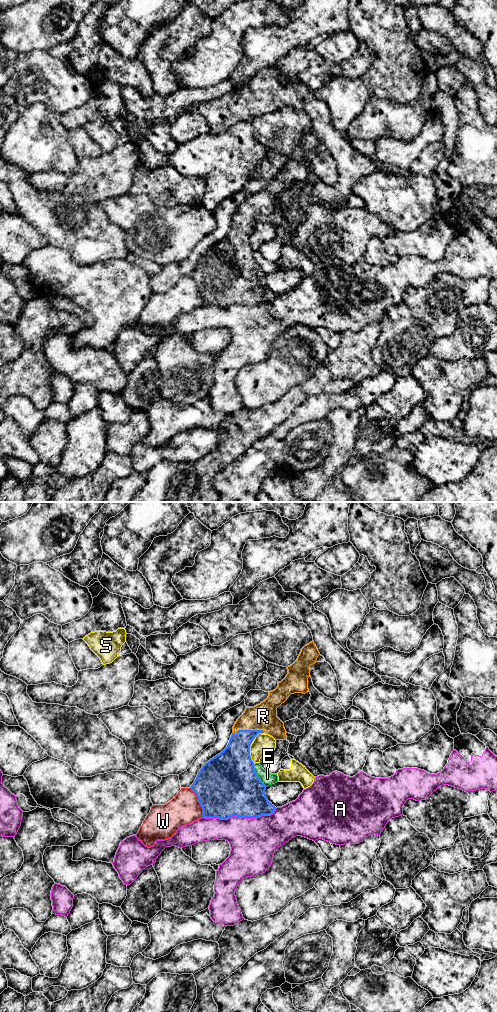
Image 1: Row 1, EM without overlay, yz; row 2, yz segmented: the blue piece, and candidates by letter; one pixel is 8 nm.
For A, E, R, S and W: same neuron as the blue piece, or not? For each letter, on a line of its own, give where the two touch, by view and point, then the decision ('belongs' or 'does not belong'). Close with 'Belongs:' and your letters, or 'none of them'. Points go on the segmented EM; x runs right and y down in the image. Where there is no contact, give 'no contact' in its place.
A: meets blue in yz at (240, 816); does not belong
E: meets blue in yz at (257, 775); does not belong
R: meets blue in yz at (249, 730); belongs
S: meets blue in yz at (249, 755); does not belong
W: meets blue in yz at (199, 802); does not belong
Belongs: R

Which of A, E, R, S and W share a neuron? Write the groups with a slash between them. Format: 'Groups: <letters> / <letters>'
Groups: A / E / R / S / W

